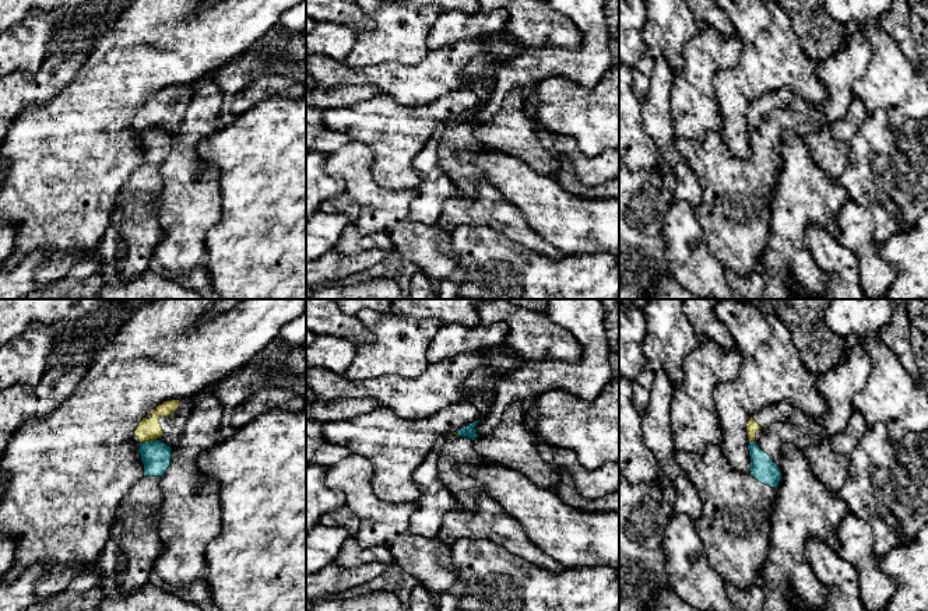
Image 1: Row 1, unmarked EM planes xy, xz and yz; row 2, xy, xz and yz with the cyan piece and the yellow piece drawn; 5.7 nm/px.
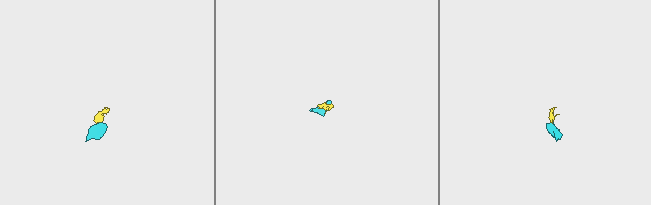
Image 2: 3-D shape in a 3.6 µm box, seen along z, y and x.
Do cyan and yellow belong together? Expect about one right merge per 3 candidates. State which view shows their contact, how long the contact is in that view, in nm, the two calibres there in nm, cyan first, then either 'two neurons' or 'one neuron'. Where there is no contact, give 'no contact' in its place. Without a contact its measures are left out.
contact in xy; length 110 nm; calibres 170 and 130 nm; two neurons

